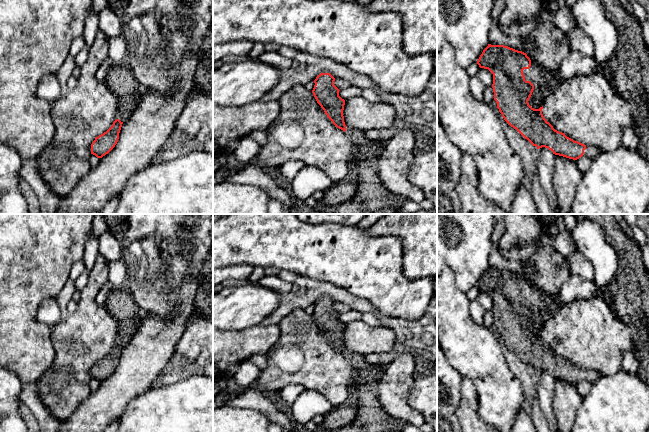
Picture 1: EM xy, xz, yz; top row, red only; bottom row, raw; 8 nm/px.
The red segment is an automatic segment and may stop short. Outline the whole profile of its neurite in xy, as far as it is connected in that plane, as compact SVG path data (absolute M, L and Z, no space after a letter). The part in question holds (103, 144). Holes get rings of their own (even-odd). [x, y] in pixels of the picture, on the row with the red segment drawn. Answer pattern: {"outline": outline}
{"outline": "M116 119L112 126L103 134L95 138L91 144L91 154L102 158L108 154L117 144L123 122Z"}

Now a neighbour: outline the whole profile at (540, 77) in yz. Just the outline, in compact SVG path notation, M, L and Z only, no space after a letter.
M531 60L530 68L524 69L523 74L525 80L530 81L536 90L547 87L556 77L557 71L549 71Z

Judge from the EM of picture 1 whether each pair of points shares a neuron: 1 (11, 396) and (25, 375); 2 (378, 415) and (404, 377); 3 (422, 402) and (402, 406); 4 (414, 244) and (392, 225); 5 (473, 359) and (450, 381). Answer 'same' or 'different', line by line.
1: different
2: different
3: different
4: same
5: different

